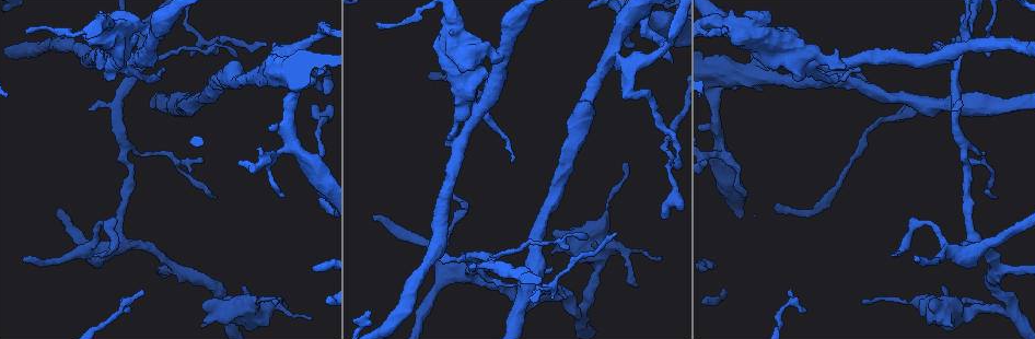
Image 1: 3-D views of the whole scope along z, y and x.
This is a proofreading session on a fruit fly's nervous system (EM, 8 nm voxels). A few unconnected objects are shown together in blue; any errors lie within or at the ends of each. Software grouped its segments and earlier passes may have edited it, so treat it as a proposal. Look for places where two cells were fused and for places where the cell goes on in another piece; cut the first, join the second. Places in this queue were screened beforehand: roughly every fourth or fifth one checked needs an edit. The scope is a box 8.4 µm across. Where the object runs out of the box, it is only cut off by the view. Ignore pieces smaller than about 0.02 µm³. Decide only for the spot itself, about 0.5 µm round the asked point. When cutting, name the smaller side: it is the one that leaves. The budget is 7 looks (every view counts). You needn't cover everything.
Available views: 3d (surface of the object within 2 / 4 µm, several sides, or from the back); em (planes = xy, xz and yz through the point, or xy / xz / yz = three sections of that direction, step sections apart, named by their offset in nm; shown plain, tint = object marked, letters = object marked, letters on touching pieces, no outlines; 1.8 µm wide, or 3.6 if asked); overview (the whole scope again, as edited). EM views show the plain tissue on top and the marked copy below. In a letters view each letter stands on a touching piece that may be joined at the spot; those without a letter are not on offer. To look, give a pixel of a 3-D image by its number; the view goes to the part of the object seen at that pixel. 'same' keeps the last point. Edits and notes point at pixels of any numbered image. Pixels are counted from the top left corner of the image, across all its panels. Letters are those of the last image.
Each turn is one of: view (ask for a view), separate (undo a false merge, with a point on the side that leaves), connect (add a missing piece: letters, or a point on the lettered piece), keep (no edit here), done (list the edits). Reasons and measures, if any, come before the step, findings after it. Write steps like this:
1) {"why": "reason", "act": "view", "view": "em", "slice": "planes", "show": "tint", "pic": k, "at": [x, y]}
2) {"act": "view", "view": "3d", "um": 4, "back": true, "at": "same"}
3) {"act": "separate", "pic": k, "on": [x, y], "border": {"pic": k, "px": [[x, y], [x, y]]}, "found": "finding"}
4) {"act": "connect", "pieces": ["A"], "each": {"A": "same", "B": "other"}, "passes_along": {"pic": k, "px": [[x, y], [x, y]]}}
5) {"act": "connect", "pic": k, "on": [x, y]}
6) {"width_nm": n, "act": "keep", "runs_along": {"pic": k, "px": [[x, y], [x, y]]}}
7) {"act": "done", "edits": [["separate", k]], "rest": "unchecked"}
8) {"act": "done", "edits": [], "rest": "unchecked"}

{"why": "an open end", "act": "view", "view": "em", "slice": "planes", "show": "letters", "pic": 1, "at": [374, 217]}

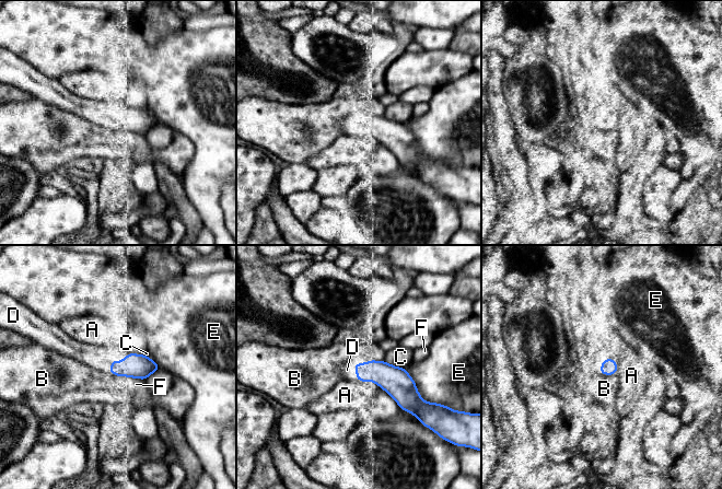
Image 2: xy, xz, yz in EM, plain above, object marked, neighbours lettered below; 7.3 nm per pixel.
{"width_nm": 110, "act": "connect", "pieces": ["D"], "each": {"A": "other", "B": "other", "C": "other", "D": "same", "E": "other", "F": "other"}, "found": "it goes on there"}

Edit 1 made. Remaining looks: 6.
{"why": "thin end", "act": "view", "view": "em", "slice": "planes", "show": "tint", "pic": 1, "at": [893, 256]}

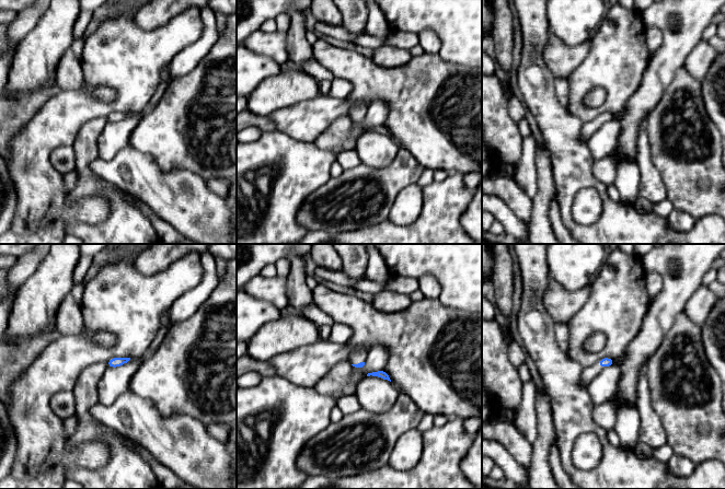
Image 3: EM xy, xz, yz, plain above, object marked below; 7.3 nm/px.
{"why": "see the neighbours", "act": "view", "view": "em", "slice": "planes", "show": "letters", "at": "same"}

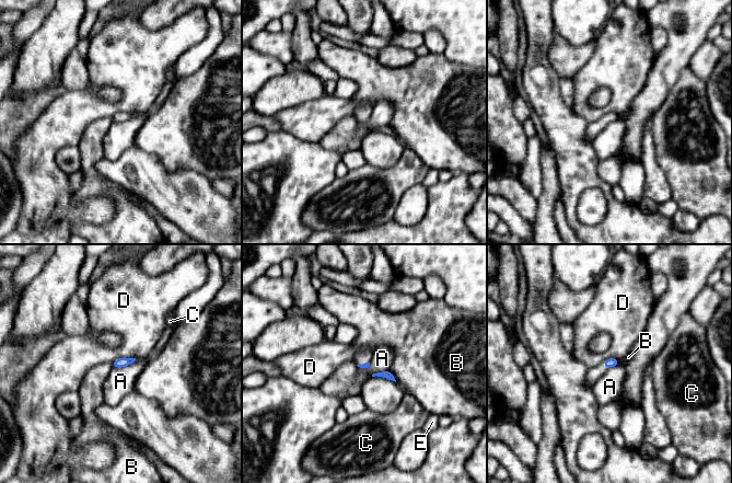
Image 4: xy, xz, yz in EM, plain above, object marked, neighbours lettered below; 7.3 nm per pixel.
{"longest_contact_nm": ["A", 190], "act": "keep", "each": {"A": "other", "B": "other", "C": "other", "D": "other", "E": "other"}, "border": {"pic": 4, "px": [[136, 358], [126, 366], [113, 367]]}, "found": "none of them fits"}

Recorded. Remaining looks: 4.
{"why": "two arms in line, one across", "act": "view", "view": "3d", "um": 2, "pic": 1, "at": [180, 271]}

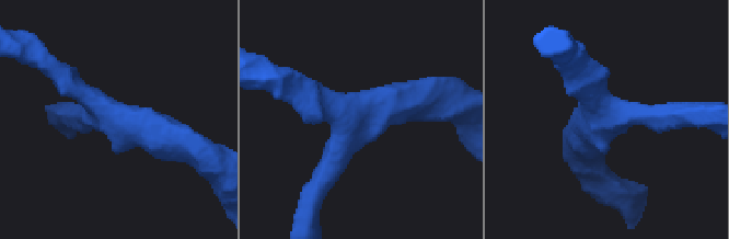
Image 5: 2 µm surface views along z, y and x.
{"arms": 3, "arm_widths_nm": [200, 220, 280], "act": "view", "view": "em", "slice": "planes", "show": "letters", "pic": 5, "at": [596, 120]}

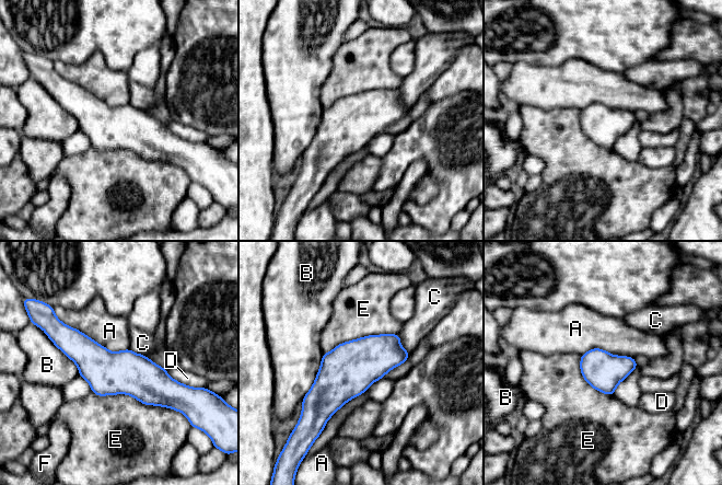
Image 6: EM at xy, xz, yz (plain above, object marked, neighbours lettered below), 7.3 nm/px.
{"width_nm": 280, "act": "keep", "each": {"A": "other", "B": "other", "C": "other", "D": "other", "E": "other", "F": "other"}, "border": {"pic": 6, "px": [[56, 316], [111, 351], [128, 349]]}, "found": "continuous, no second cell"}

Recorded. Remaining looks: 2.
{"act": "done", "edits": [["connect", 2]], "rest": "unchecked"}

